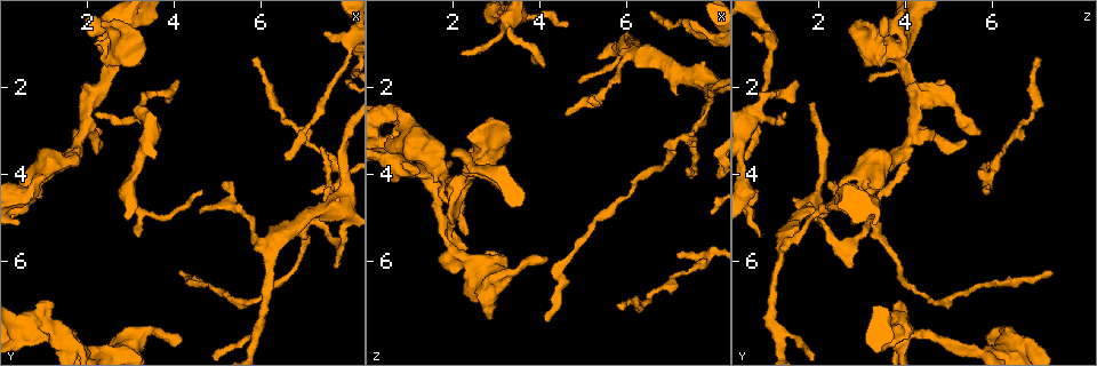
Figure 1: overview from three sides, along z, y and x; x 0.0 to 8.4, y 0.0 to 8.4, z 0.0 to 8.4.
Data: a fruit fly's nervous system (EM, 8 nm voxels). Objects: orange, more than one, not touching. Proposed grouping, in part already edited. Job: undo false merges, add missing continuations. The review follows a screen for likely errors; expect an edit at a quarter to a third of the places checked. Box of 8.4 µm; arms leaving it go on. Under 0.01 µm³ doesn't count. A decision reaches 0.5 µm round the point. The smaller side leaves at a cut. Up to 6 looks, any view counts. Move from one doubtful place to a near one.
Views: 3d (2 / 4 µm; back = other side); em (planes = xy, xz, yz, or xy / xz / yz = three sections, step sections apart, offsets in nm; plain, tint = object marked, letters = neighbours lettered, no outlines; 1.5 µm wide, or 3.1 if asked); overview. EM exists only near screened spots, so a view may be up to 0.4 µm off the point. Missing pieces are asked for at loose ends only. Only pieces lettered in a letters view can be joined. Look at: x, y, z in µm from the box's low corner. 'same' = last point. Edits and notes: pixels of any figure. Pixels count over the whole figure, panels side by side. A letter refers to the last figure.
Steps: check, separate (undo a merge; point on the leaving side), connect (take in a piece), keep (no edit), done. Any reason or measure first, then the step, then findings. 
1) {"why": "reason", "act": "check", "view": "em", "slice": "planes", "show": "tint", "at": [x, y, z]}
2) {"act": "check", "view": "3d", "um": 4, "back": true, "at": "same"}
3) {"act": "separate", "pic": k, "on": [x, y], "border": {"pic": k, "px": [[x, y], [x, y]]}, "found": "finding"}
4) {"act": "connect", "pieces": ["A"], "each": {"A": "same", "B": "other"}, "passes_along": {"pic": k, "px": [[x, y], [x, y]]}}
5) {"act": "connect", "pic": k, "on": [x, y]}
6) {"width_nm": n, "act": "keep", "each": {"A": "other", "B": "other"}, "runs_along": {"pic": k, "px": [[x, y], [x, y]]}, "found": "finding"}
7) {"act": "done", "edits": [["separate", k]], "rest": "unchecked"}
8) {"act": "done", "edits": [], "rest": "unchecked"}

{"why": "tapers out", "act": "check", "view": "3d", "um": 4, "at": [5.85, 1.35, 7.00]}

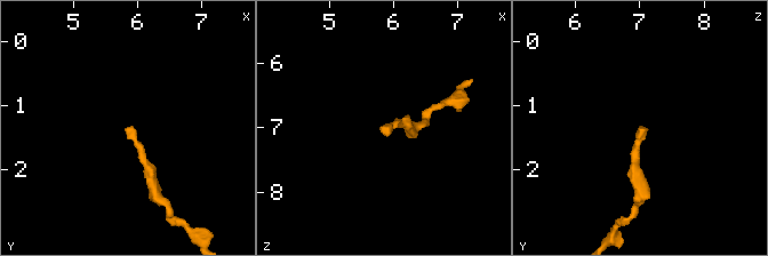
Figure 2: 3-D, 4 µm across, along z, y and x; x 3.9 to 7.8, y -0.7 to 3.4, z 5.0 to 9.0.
{"why": "now the EM", "act": "check", "view": "em", "slice": "xy", "step": 4, "show": "tint", "at": [5.80, 1.35, 7.00]}

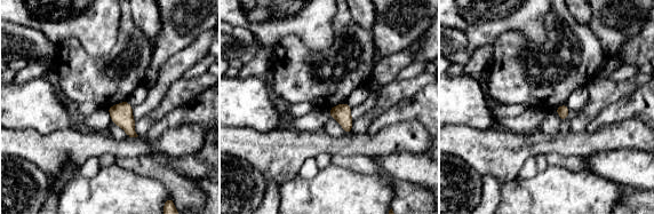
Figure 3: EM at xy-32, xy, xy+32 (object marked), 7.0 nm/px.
{"why": "cut it another way", "act": "check", "view": "em", "slice": "planes", "show": "letters", "at": "same"}

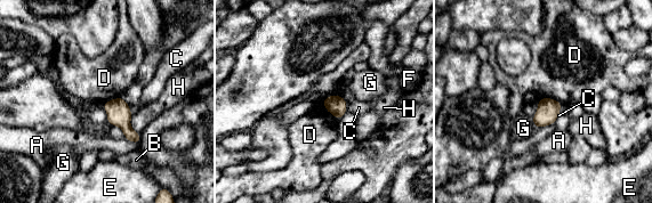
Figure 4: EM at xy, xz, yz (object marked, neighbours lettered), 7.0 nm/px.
{"width_nm": 140, "act": "keep", "each": {"A": "other", "B": "other", "C": "other", "D": "other", "E": "other", "F": "other", "G": "other", "H": "other"}, "border": {"pic": 4, "px": [[328, 95], [323, 106], [338, 120]]}, "found": "none of them fits"}

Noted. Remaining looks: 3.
{"why": "an open end", "act": "check", "view": "em", "slice": "planes", "show": "letters", "at": [2.35, 3.25, 5.45]}

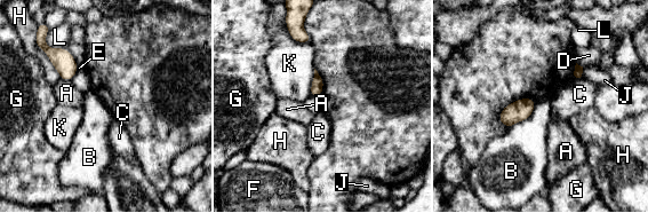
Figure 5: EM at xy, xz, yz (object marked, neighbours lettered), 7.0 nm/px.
{"act": "keep", "each": {"A": "other", "B": "other", "C": "other", "D": "other", "E": "other", "F": "other", "G": "other", "H": "other", "J": "other", "K": "other", "L": "other"}, "border": {"pic": 5, "px": [[535, 102], [527, 118], [508, 128]]}, "found": "none of them fits"}

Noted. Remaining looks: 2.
{"act": "check", "view": "em", "slice": "planes", "show": "plain", "at": [4.60, 4.85, 2.65]}

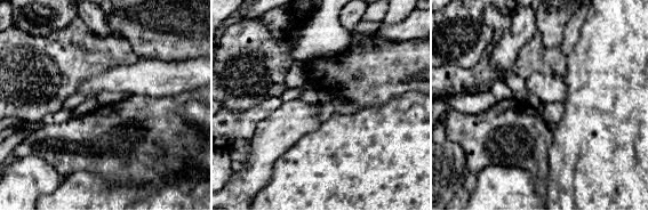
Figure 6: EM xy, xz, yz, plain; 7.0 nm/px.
{"why": "see the neighbours", "act": "check", "view": "em", "slice": "planes", "show": "letters", "at": "same"}

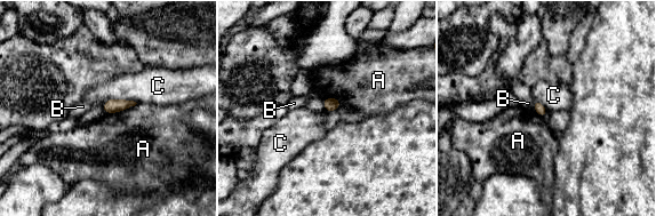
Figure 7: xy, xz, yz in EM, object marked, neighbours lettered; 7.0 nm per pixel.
{"act": "keep", "each": {"A": "other", "B": "other", "C": "other"}, "border": {"pic": 7, "px": [[104, 102], [126, 98], [137, 103]]}, "found": "no lettered piece goes on from it"}

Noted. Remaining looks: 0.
{"act": "done", "edits": [], "rest": "unchecked"}

